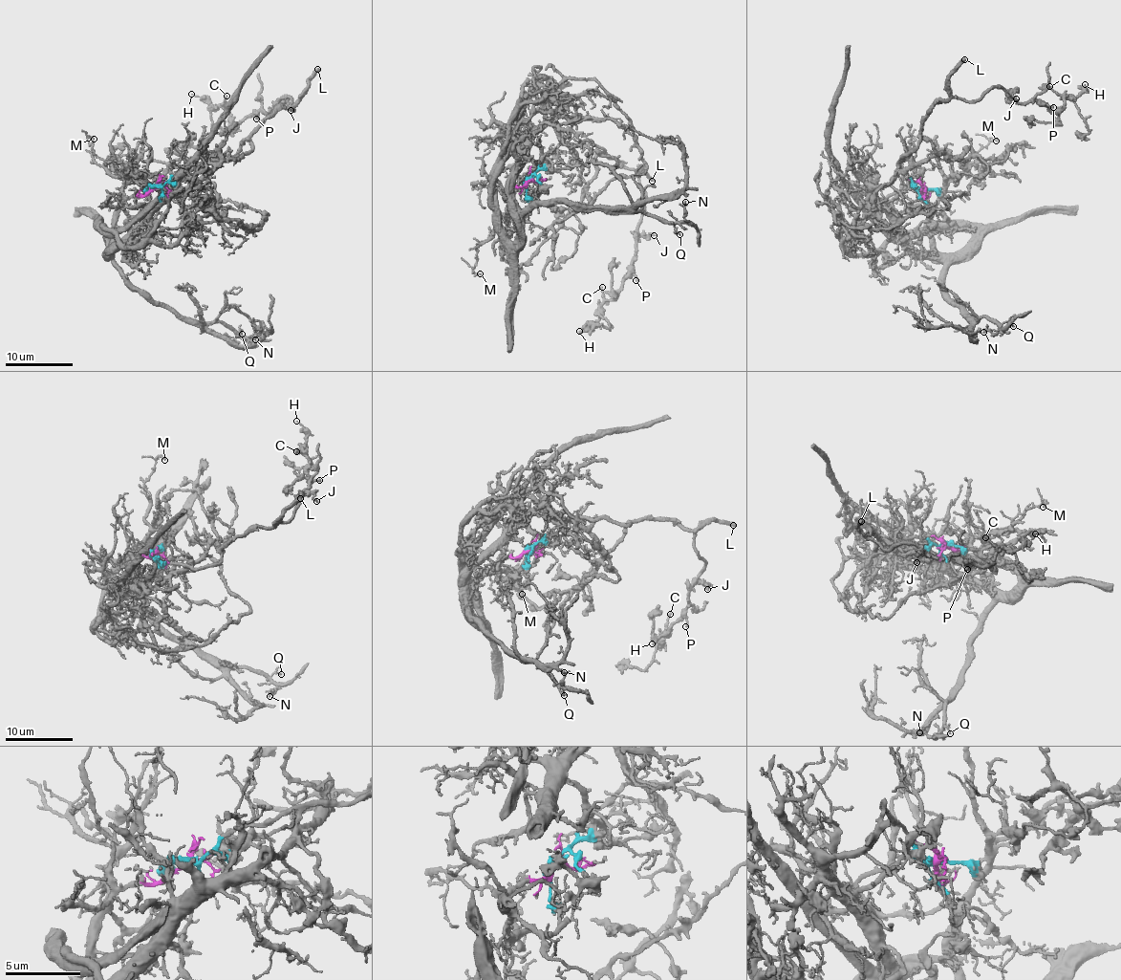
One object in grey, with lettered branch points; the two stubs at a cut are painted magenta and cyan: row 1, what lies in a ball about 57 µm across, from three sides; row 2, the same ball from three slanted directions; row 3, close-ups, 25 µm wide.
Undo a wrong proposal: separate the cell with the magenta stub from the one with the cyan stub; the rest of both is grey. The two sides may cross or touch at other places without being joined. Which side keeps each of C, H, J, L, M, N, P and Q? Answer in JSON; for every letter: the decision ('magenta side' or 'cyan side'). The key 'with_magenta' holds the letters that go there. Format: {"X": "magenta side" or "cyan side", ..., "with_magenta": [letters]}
{"C": "cyan side", "H": "cyan side", "J": "cyan side", "L": "cyan side", "M": "magenta side", "N": "magenta side", "P": "cyan side", "Q": "magenta side", "with_magenta": ["M", "N", "Q"]}

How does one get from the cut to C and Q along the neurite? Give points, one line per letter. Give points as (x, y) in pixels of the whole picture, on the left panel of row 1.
C: (155, 186), (204, 162), (239, 157), (267, 119), (294, 105), (285, 98), (239, 122), (226, 108), (226, 96)
Q: (156, 186), (133, 195), (118, 208), (113, 265), (134, 287), (183, 316), (223, 321), (242, 335)

